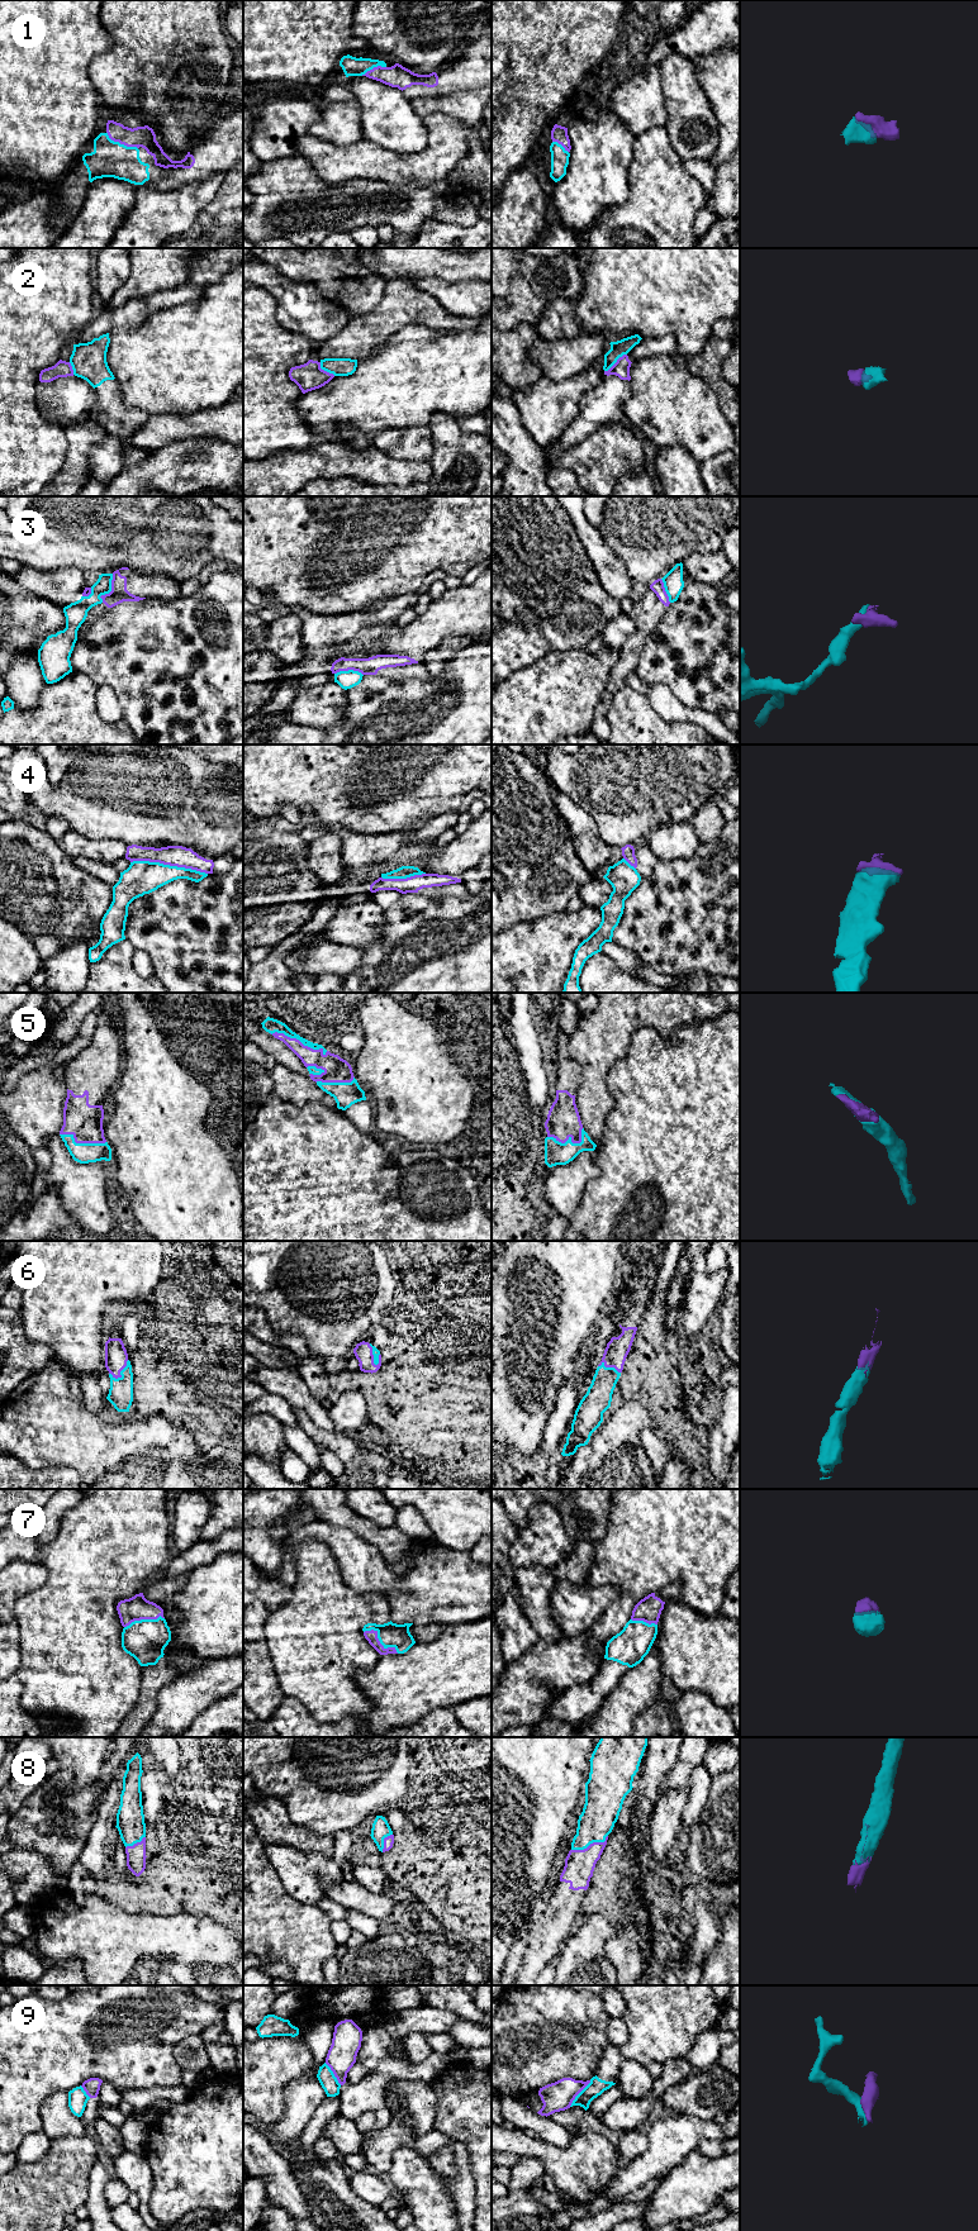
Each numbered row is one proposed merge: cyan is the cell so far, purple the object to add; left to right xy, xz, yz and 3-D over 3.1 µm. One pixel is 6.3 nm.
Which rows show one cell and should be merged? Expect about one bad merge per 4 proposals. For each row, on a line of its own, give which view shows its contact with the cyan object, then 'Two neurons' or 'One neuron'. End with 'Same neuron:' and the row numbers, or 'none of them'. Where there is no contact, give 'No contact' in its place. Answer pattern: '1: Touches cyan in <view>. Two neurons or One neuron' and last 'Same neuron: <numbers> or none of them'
1: Touches cyan in xy. One neuron
2: Touches cyan in yz. Two neurons
3: Touches cyan in xy. Two neurons
4: Touches cyan in xy. One neuron
5: Touches cyan in xz. One neuron
6: Touches cyan in xz. One neuron
7: Touches cyan in xz. One neuron
8: Touches cyan in yz. One neuron
9: Touches cyan in yz. Two neurons
Same neuron: 1, 4, 5, 6, 7, 8

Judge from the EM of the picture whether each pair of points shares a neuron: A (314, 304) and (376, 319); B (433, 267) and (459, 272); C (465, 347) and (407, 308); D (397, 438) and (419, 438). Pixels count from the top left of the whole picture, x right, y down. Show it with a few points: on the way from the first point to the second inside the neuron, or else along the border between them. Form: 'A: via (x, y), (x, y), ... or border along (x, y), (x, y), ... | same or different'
A: border along (345, 309), (347, 323), (338, 332), (328, 337) | different
B: via (440, 267), (452, 267) | same
C: border along (412, 323), (422, 323), (438, 331), (470, 329) | different
D: via (402, 438), (414, 438) | same

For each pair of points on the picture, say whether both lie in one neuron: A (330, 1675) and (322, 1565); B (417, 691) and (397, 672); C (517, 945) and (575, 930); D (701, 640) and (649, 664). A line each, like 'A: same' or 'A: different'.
A: same
B: different
C: same
D: same

